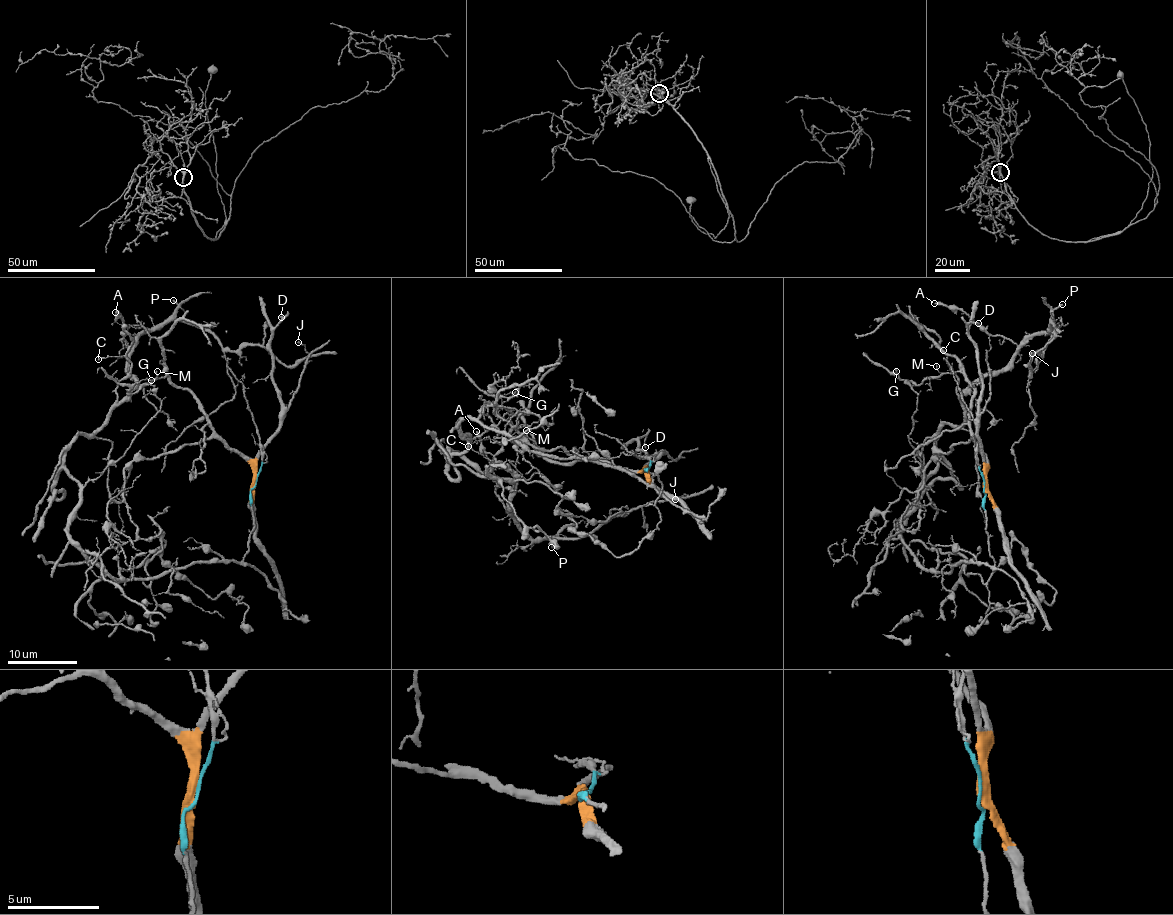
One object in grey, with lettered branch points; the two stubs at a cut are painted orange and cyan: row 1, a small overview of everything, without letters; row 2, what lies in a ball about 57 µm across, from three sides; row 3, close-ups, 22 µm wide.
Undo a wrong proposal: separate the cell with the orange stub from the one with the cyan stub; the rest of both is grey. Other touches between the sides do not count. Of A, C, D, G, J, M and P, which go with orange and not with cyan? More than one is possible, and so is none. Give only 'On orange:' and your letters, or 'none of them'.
On orange: D, G, M

